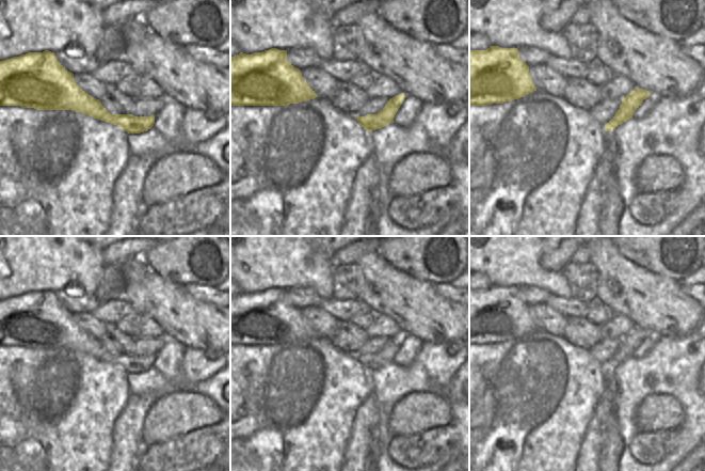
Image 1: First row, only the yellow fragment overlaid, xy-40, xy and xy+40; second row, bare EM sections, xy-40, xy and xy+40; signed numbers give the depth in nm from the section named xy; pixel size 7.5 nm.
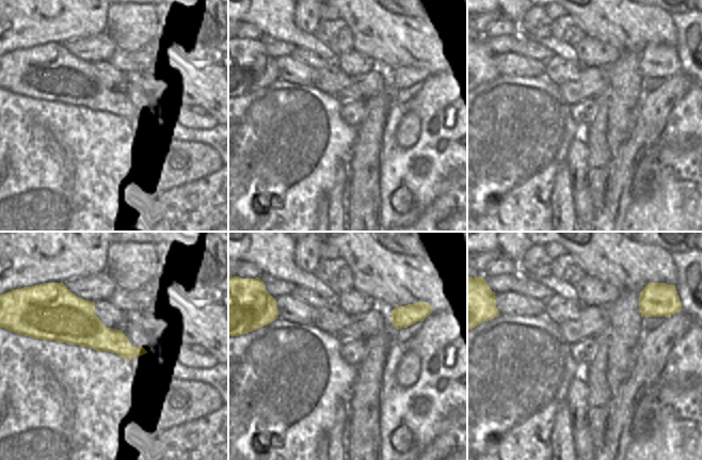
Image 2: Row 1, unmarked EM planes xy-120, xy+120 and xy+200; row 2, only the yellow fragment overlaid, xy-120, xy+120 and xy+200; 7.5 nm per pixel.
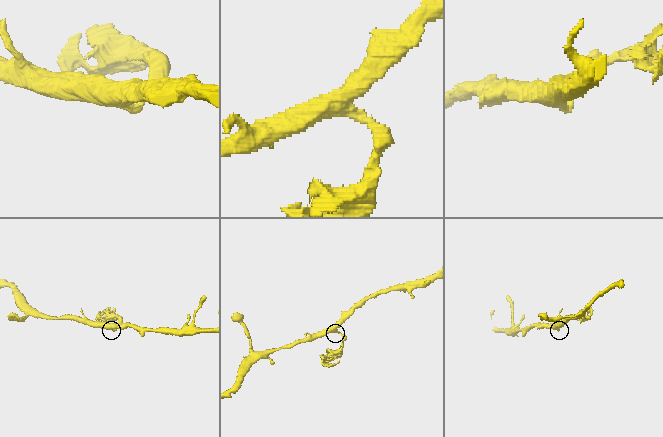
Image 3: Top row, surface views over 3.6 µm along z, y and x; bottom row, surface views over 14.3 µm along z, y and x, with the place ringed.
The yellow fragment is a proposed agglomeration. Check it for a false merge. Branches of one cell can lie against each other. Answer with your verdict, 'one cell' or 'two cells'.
two cells

